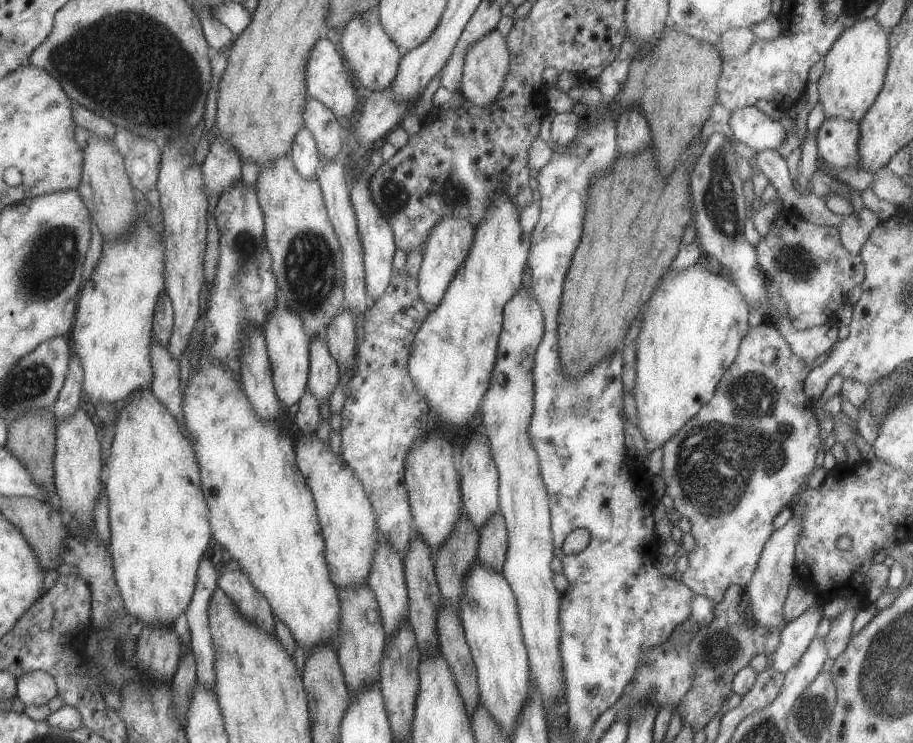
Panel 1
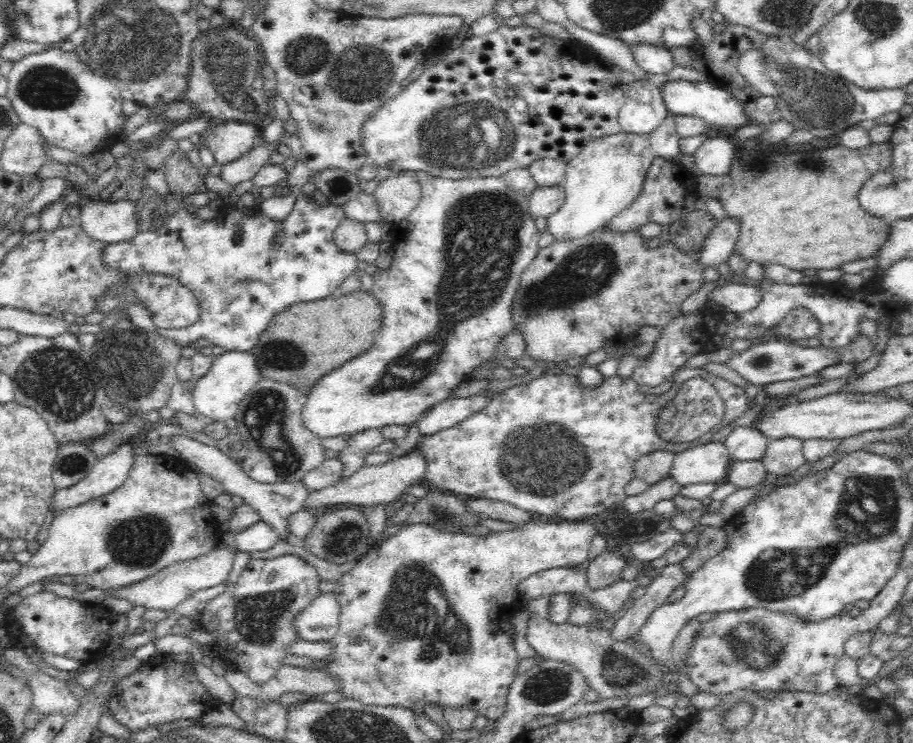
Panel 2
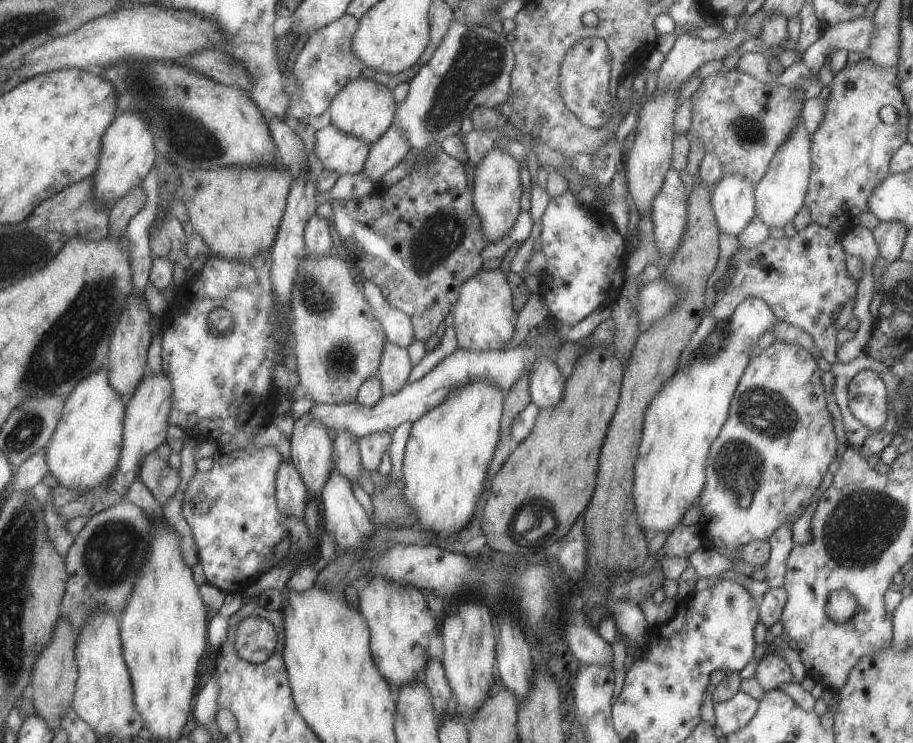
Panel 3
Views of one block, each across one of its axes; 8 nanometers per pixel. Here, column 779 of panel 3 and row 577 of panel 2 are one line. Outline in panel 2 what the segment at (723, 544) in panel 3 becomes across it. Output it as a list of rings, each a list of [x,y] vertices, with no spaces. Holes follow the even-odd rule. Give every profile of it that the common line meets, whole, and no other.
[[[528,521],[525,523],[512,524],[507,530],[489,531],[484,535],[468,535],[462,532],[436,529],[424,522],[399,524],[397,531],[390,535],[385,542],[379,541],[374,548],[368,551],[365,558],[360,559],[353,570],[344,574],[334,583],[332,593],[336,596],[341,608],[339,614],[339,629],[332,638],[334,652],[328,656],[328,664],[322,668],[328,673],[334,673],[340,684],[339,692],[344,698],[358,700],[363,704],[378,706],[400,706],[411,709],[415,703],[436,704],[439,707],[452,706],[453,708],[474,708],[478,715],[484,715],[488,720],[496,720],[506,709],[506,694],[509,684],[514,676],[514,668],[519,660],[518,654],[512,647],[513,628],[507,621],[509,618],[508,606],[518,601],[516,584],[524,580],[526,576],[548,570],[548,568],[572,568],[585,562],[590,550],[590,542],[596,534],[594,526],[588,522],[566,521],[562,522],[538,522]]]

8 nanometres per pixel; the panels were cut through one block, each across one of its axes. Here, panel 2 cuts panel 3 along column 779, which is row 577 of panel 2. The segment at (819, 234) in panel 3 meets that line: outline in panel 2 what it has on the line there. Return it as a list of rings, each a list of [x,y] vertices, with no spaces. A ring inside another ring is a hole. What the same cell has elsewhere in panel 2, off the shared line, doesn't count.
[[[284,554],[277,558],[251,558],[238,581],[208,602],[204,610],[196,617],[196,626],[214,635],[214,641],[210,646],[213,650],[217,650],[217,654],[227,665],[244,672],[254,684],[266,684],[285,665],[284,660],[288,656],[290,646],[302,640],[302,637],[298,638],[299,635],[295,630],[295,619],[302,610],[321,596],[322,582],[317,568],[294,554]]]

